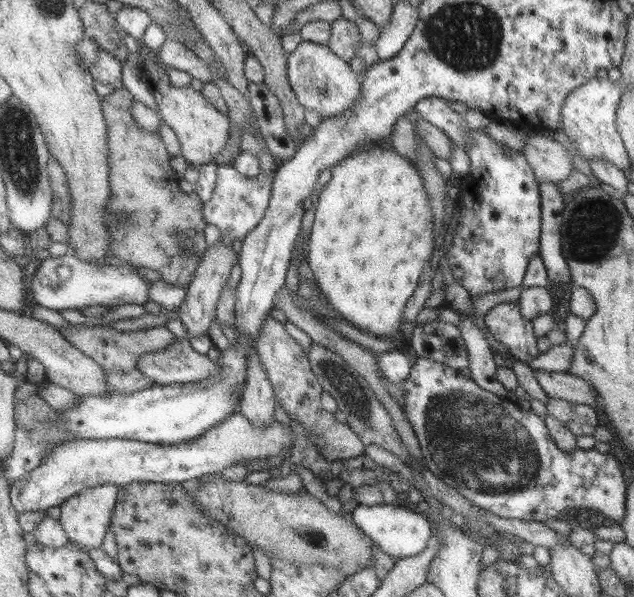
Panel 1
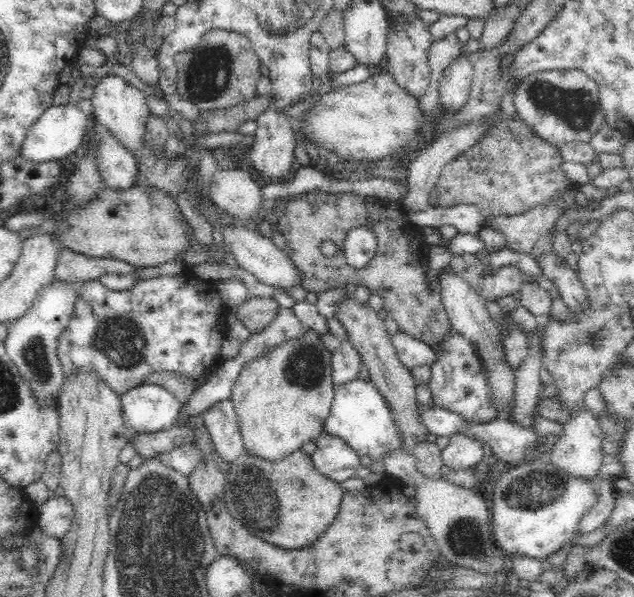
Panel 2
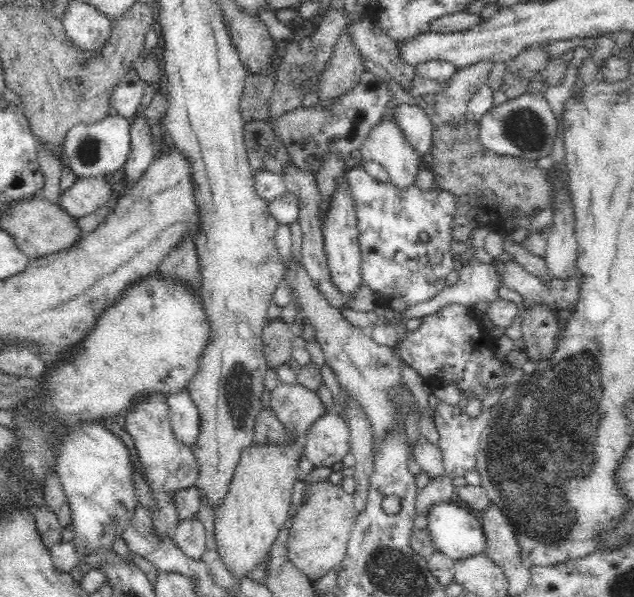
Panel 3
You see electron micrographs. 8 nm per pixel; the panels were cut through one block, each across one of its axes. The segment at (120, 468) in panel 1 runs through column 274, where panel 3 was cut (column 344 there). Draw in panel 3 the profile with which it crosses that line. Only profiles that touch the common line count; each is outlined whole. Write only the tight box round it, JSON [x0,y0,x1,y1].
[303,412,350,467]

